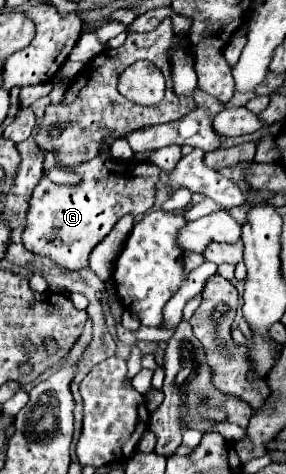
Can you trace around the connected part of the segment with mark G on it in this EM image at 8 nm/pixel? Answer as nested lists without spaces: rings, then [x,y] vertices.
[[[108,144],[104,146],[102,156],[96,156],[94,160],[80,166],[62,170],[78,172],[82,176],[82,184],[58,186],[44,176],[30,198],[30,210],[22,240],[26,250],[48,256],[62,268],[80,270],[88,266],[92,248],[96,248],[106,238],[106,234],[122,216],[138,216],[152,208],[154,186],[160,178],[160,170],[150,162],[128,164],[114,160],[108,154]]]

